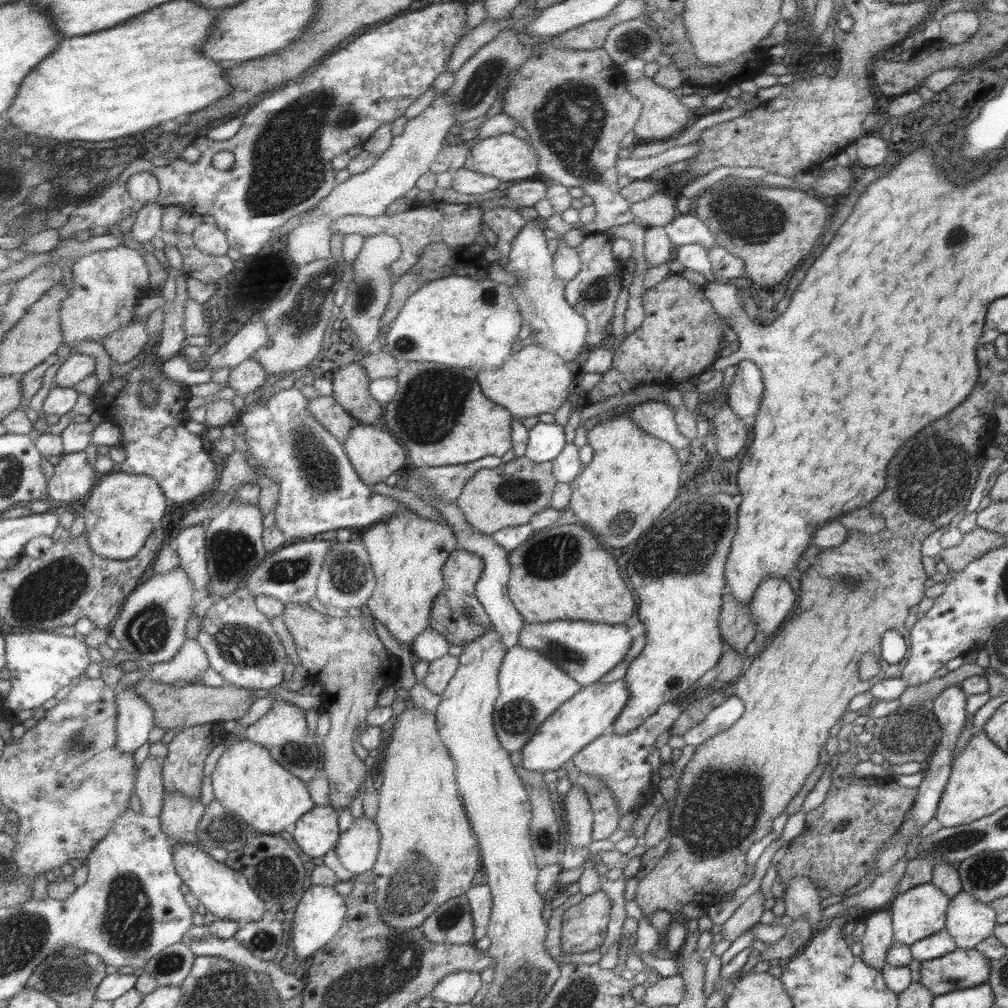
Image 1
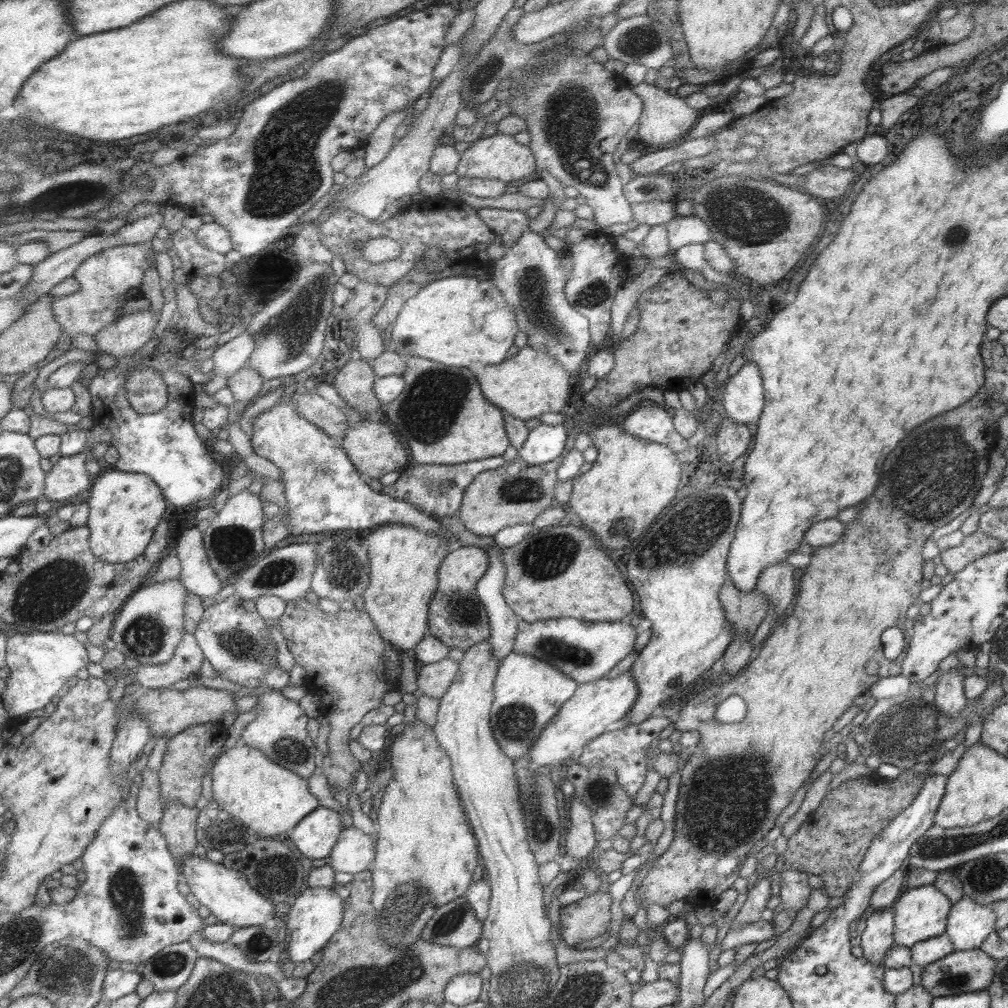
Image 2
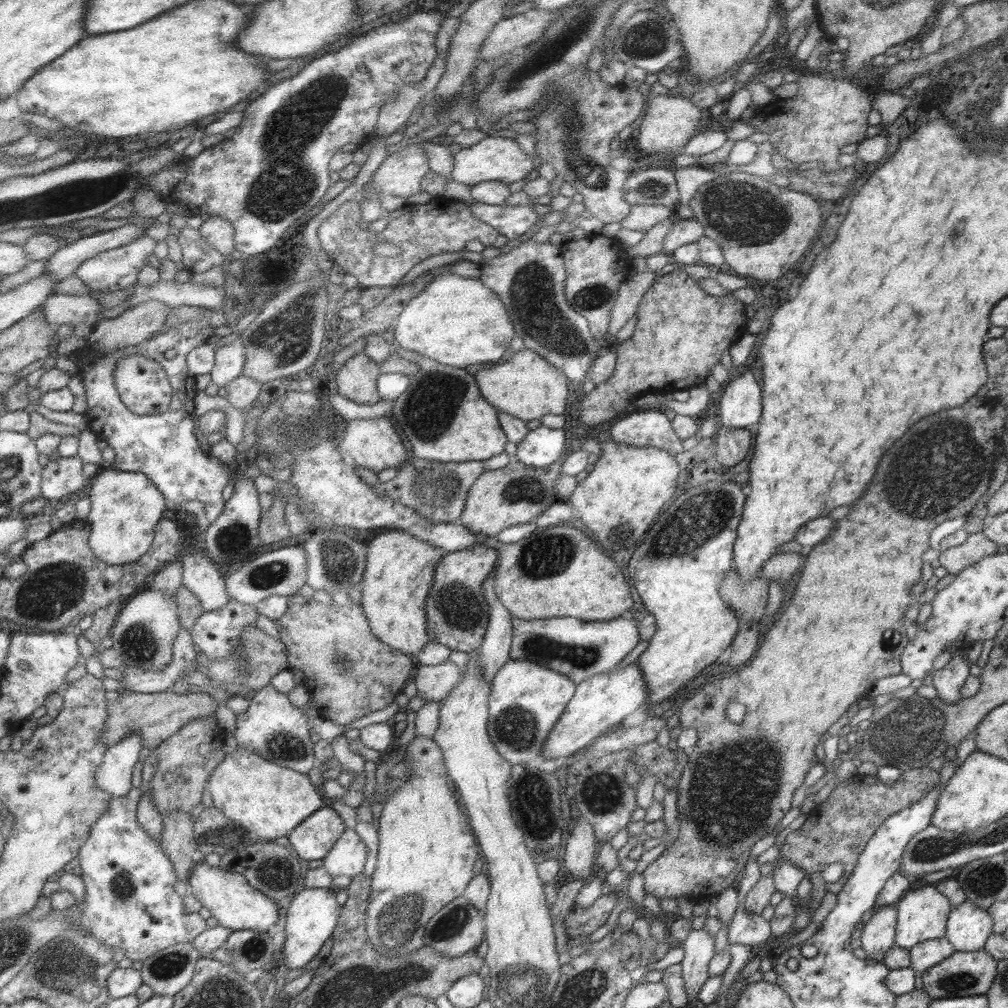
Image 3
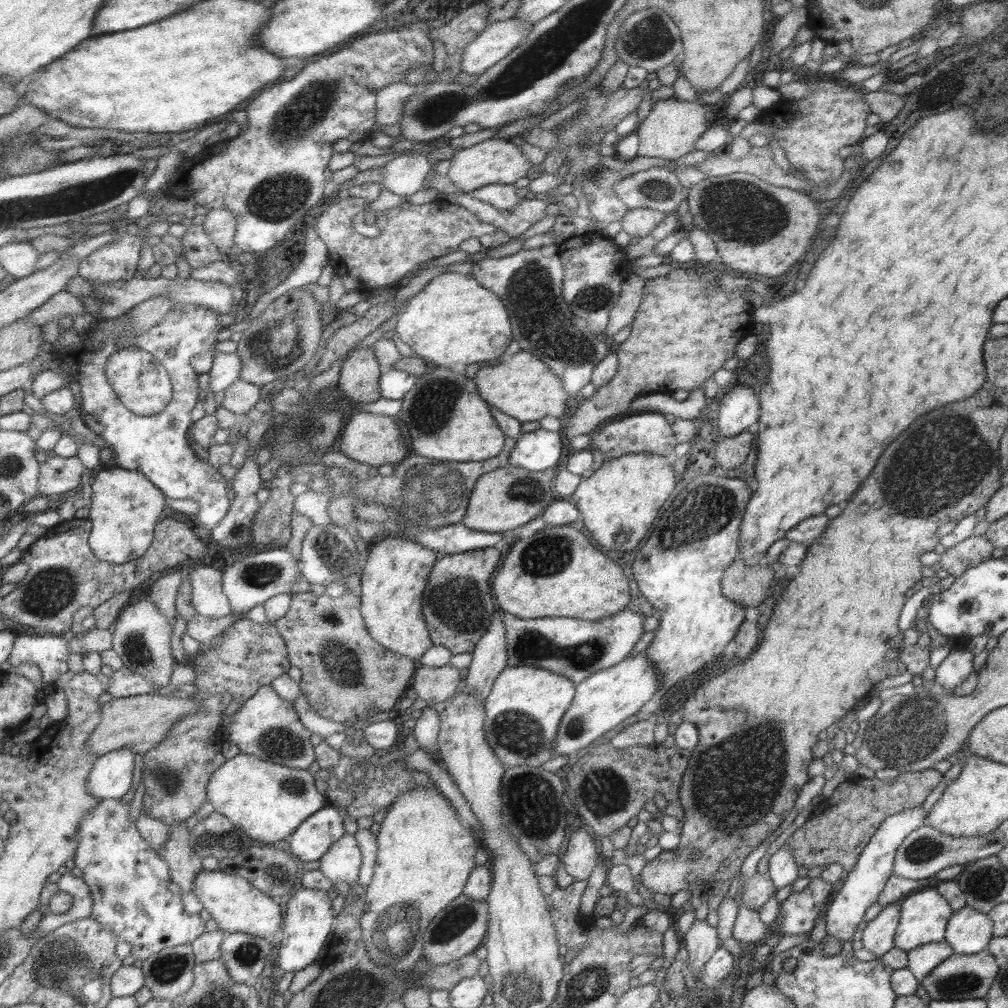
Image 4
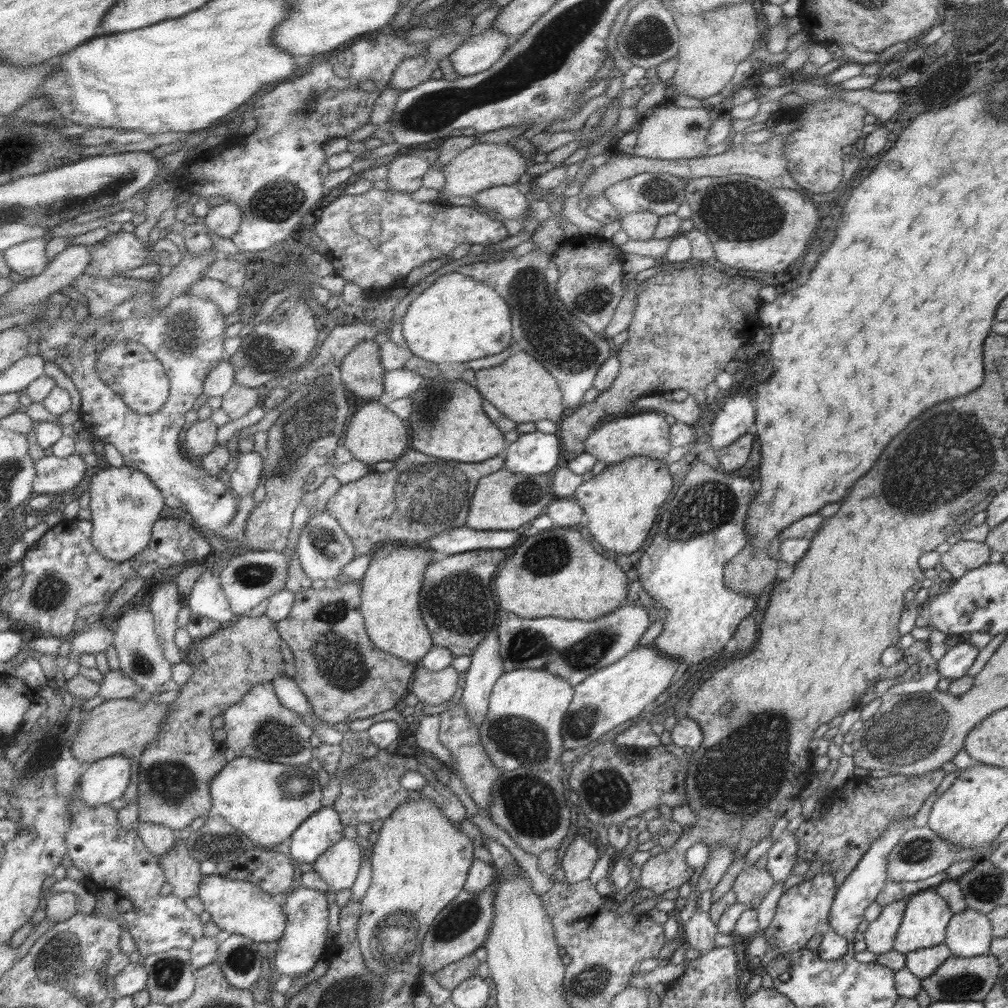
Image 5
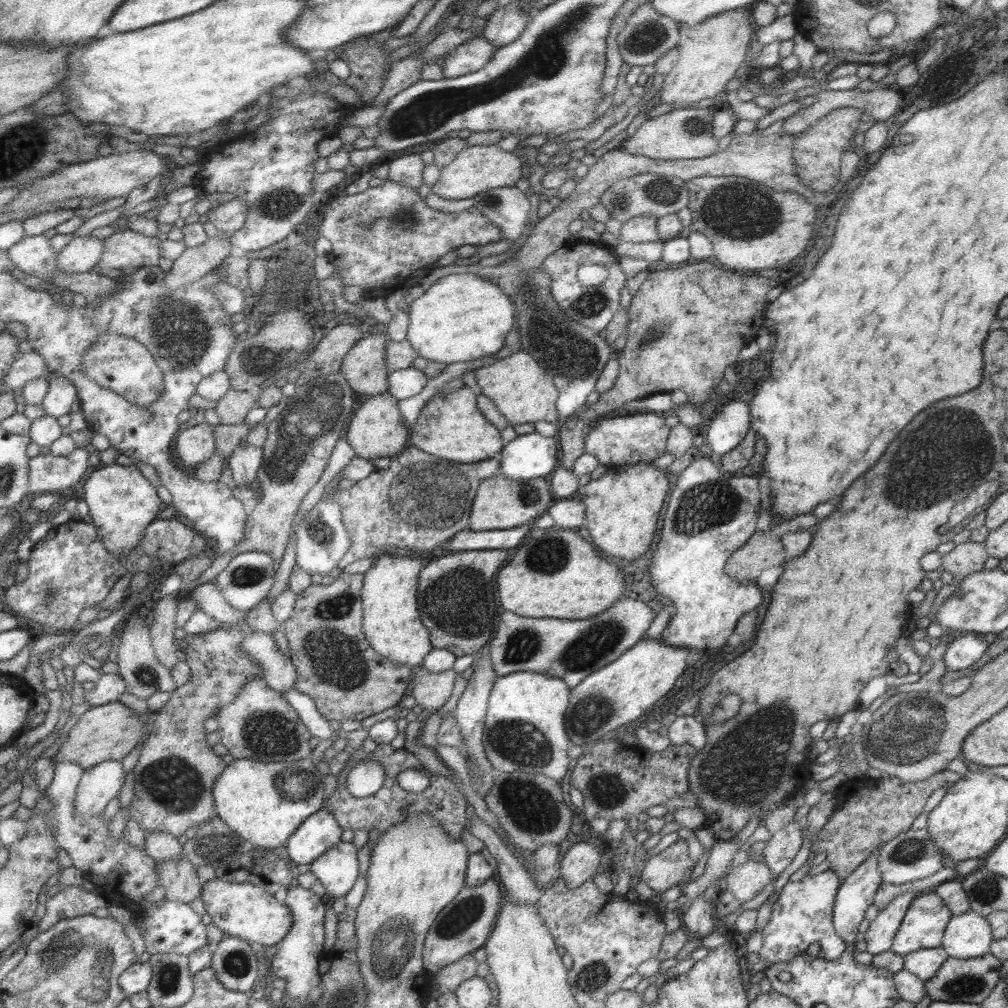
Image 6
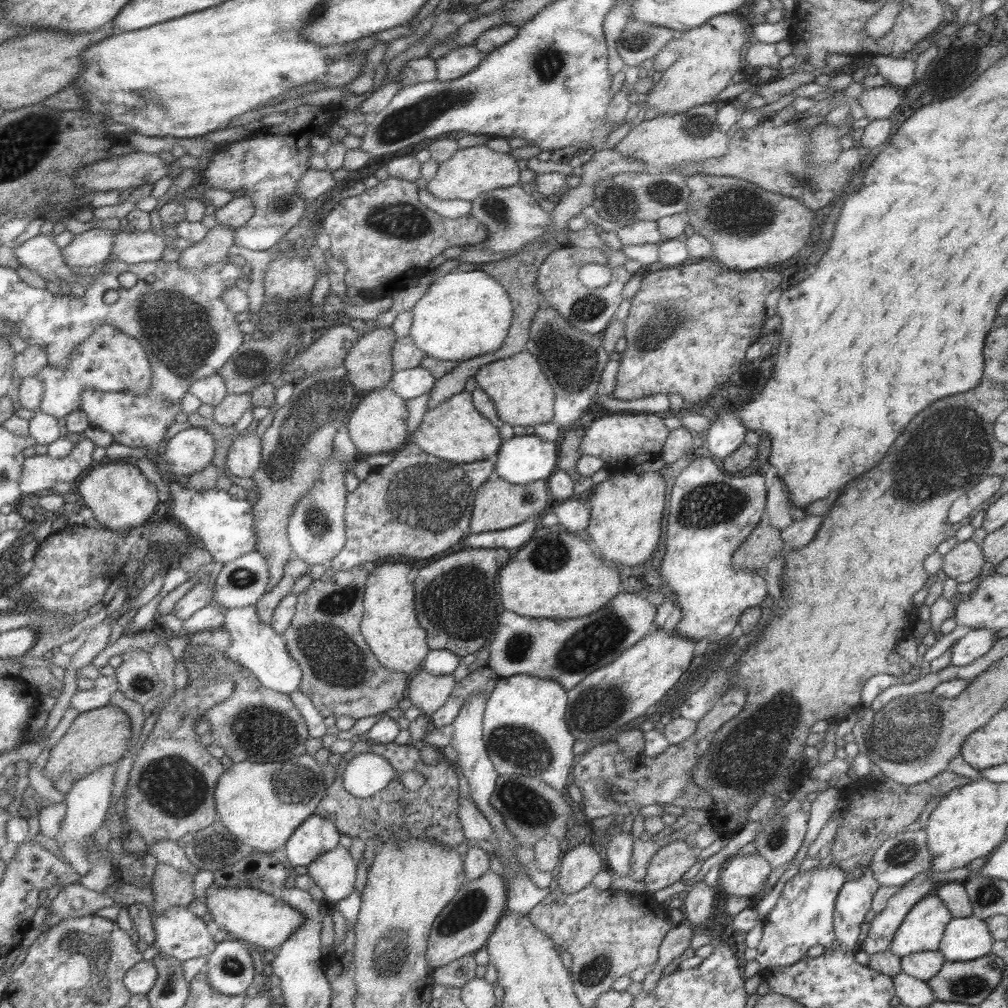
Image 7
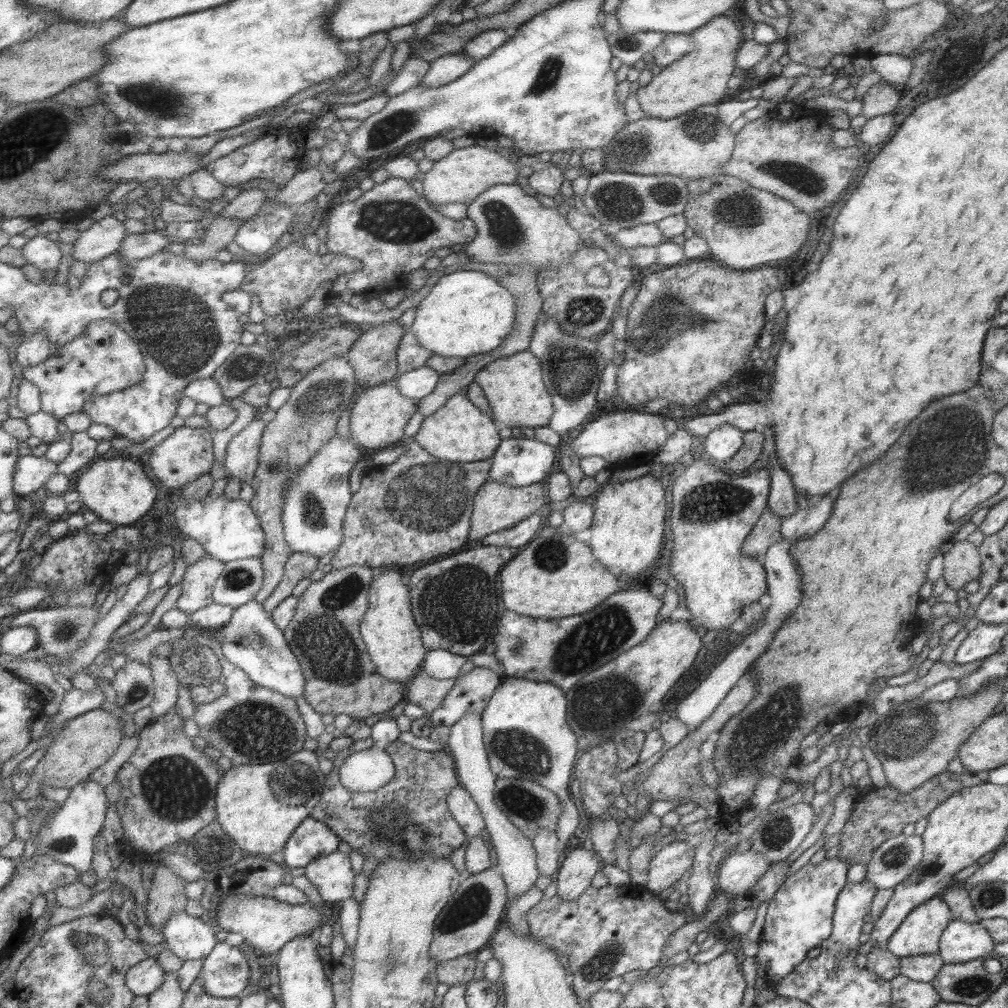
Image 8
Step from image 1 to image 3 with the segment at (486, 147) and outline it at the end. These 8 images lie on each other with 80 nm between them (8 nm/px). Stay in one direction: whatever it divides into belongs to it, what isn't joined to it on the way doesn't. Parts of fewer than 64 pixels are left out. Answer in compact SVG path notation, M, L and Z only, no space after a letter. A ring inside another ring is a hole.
M491 133L479 139L475 144L462 147L453 157L450 176L453 181L465 184L468 188L474 184L494 180L508 185L521 180L533 170L531 158L511 138L493 136Z

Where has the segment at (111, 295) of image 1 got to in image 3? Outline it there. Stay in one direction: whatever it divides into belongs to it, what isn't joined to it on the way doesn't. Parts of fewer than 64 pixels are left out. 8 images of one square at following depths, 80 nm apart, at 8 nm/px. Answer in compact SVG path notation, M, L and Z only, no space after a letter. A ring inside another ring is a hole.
M147 236L139 237L128 244L99 252L95 257L81 262L74 274L87 286L87 290L95 294L109 293L127 289L136 282L137 274L145 265L147 258L153 253L156 241ZM90 294L82 296L49 296L41 306L45 322L57 327L66 324L74 327L83 323L92 330L100 322L99 302Z

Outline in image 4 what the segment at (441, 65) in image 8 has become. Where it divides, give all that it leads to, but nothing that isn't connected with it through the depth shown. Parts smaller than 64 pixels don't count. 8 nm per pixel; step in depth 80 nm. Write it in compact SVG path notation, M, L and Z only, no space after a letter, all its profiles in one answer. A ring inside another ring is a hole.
M508 18L486 25L473 41L465 45L460 56L465 74L479 75L515 49L527 37L533 24Z

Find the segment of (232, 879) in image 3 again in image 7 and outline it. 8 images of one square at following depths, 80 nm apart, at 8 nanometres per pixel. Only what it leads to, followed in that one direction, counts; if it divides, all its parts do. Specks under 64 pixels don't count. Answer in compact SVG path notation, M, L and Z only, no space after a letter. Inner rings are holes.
M211 883L204 890L201 900L205 903L207 912L211 914L212 921L216 923L220 930L225 930L227 934L233 934L235 938L243 941L245 944L252 942L257 945L258 950L275 951L279 946L301 923L304 916L285 904L280 898L275 899L272 895L251 887L218 887Z

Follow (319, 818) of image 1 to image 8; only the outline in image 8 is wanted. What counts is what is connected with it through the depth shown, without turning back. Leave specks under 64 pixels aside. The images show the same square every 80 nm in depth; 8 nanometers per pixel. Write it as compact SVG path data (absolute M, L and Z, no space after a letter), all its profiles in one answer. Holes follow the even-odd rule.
M306 816L286 840L283 861L291 869L304 868L319 856L331 854L338 848L340 840L326 824Z

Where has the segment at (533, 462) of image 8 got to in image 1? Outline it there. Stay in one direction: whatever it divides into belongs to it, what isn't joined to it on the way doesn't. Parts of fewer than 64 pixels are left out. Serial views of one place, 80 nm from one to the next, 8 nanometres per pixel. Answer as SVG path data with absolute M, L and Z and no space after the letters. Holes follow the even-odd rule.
M538 422L528 430L524 457L536 463L552 461L565 445L562 425Z

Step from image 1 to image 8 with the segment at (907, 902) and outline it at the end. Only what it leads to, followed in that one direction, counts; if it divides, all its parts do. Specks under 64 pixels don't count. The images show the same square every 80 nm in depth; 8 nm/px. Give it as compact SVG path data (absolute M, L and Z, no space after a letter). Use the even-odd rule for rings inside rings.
M931 897L905 916L889 937L886 949L900 959L904 956L935 954L943 929L953 919L941 897Z

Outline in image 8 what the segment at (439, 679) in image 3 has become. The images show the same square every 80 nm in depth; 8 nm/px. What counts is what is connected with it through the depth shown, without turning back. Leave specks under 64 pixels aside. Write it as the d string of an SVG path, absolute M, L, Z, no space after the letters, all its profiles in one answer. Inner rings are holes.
M420 670L407 688L406 701L418 704L426 712L426 716L429 716L439 706L453 683L454 679L434 679Z

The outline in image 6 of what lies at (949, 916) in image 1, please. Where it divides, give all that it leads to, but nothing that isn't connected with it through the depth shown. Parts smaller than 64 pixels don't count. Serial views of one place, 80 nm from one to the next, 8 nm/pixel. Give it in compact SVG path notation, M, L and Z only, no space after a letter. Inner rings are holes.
M967 909L961 914L951 915L941 946L949 957L970 959L987 954L993 939L985 917Z

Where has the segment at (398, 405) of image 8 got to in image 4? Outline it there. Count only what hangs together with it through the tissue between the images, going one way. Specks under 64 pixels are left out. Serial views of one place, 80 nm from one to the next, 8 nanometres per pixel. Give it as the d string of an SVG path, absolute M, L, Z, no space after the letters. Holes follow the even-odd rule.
M358 411L349 416L346 424L343 424L341 434L337 439L336 450L351 460L369 466L383 466L383 464L397 465L409 454L409 443L403 428L398 421L387 415L373 415Z

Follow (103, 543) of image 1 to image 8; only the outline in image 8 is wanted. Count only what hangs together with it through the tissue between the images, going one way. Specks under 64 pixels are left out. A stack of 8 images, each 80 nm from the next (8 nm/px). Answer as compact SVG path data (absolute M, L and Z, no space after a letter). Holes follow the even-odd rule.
M97 456L75 482L75 491L78 492L83 509L91 510L100 520L113 526L130 525L145 516L155 502L156 490L157 484L139 464L131 459L113 456L109 459Z

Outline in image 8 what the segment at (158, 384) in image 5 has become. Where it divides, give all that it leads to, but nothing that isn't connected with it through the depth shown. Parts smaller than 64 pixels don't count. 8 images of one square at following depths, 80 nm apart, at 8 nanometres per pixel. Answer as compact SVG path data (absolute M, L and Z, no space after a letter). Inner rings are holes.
M109 319L93 320L77 335L76 339L53 350L41 364L17 369L22 379L29 380L31 384L35 384L39 388L40 410L58 419L71 414L71 412L81 411L83 403L94 396L123 391L137 385L145 372L143 355L137 343Z

